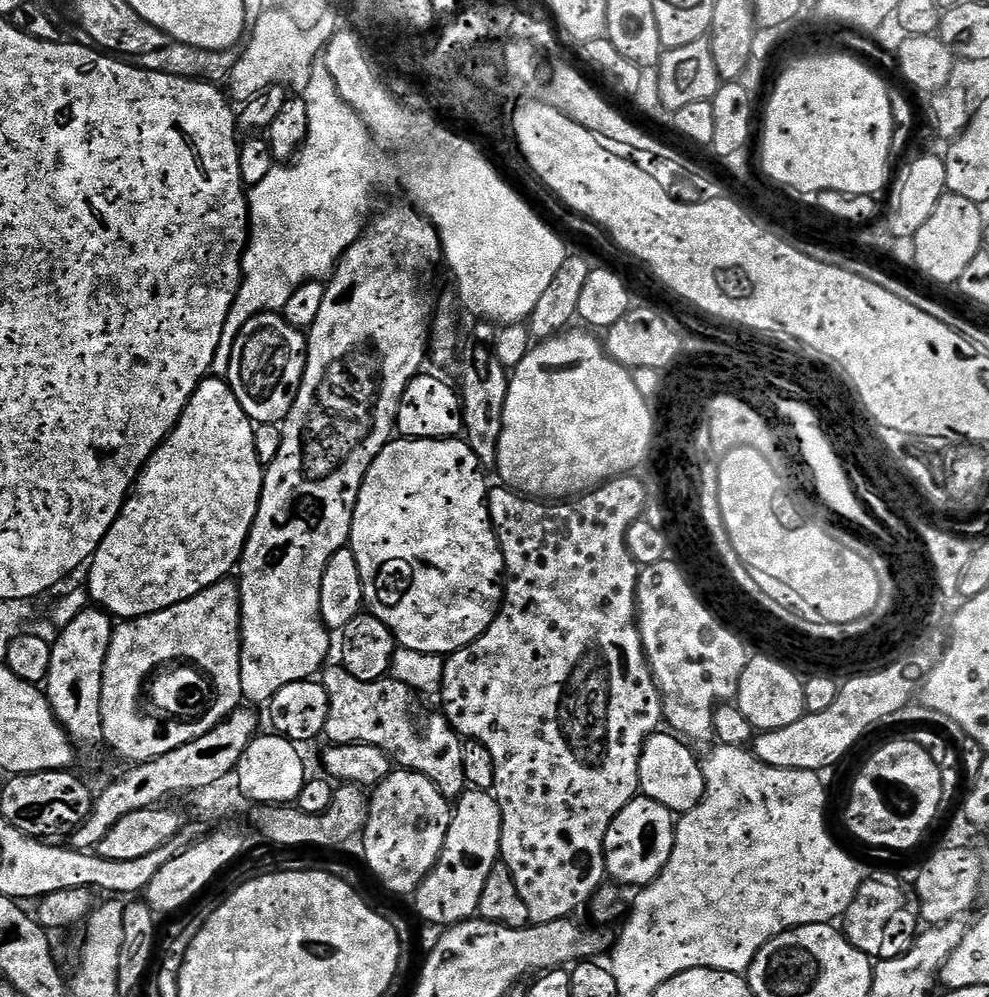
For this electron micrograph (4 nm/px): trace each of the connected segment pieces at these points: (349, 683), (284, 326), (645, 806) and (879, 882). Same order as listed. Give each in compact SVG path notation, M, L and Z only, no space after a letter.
M332 662L323 669L322 683L330 698L330 714L326 718L324 736L332 744L365 744L376 746L403 771L422 774L438 786L447 800L455 802L468 788L466 770L462 770L462 750L465 741L452 729L443 714L436 714L425 724L416 721L412 707L418 696L410 686L391 678L362 682L354 678L339 663Z
M263 312L250 318L248 328L260 328L251 336L245 330L238 334L230 354L228 385L234 390L234 398L244 413L256 424L280 424L290 414L302 386L308 357L308 341L301 329L286 323L283 315Z
M637 794L610 822L604 839L604 870L617 885L643 886L654 882L670 862L676 837L674 813L650 798Z
M872 876L861 879L860 889L842 917L842 931L855 948L873 961L904 956L916 942L922 917L913 893L896 876Z

